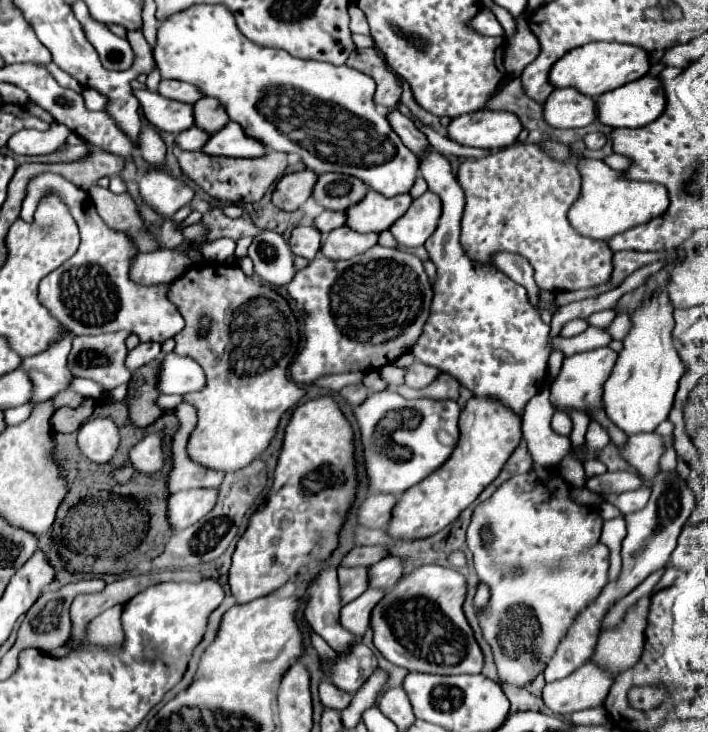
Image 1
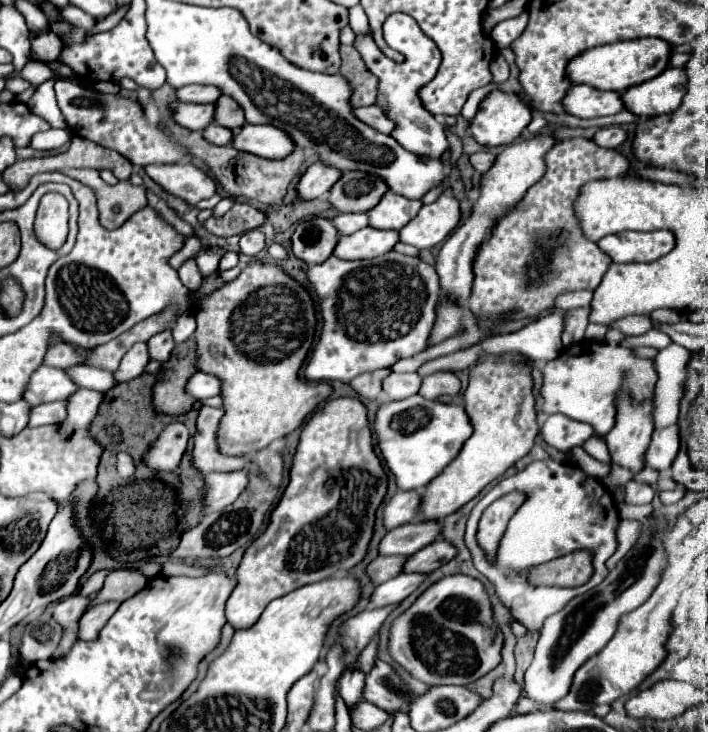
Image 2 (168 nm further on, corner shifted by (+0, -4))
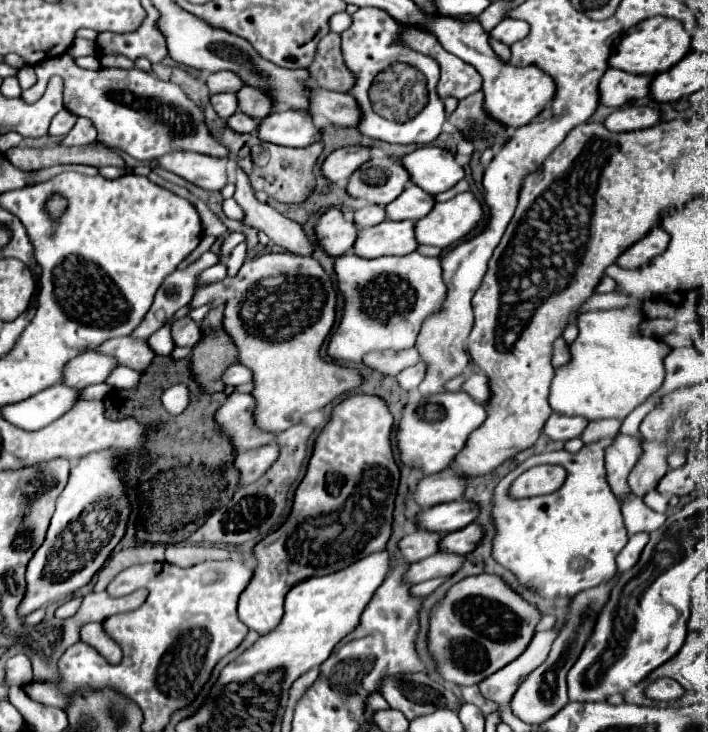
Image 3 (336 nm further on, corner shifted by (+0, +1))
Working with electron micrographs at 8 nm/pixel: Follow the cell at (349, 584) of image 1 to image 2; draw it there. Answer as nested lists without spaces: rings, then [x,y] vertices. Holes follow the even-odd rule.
[[[388,555],[388,557],[378,557],[368,565],[368,575],[374,585],[384,583],[386,579],[392,579],[402,573],[404,563],[408,561],[408,555]]]

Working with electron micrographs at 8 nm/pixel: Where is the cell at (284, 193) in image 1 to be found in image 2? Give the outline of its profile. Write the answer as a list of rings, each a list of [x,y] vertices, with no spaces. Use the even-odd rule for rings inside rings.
[[[322,161],[308,167],[308,171],[302,175],[298,183],[298,195],[302,199],[320,199],[326,197],[332,189],[332,185],[340,179],[342,171],[336,167],[330,167]]]

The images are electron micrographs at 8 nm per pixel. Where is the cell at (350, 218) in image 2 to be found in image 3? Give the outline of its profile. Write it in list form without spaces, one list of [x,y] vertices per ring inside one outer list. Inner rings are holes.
[[[368,204],[362,210],[354,212],[354,222],[358,228],[368,228],[368,226],[376,226],[386,218],[384,214],[384,206],[376,206],[376,204]]]

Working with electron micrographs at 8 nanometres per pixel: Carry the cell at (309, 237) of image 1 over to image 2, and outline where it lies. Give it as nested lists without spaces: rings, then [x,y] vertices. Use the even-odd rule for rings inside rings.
[[[314,217],[302,221],[292,235],[292,251],[298,259],[316,265],[324,263],[338,245],[338,231],[330,219]]]

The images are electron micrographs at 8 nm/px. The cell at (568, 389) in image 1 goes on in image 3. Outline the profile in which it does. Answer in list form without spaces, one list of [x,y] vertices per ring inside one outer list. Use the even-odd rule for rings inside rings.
[[[638,306],[598,310],[578,316],[580,332],[570,344],[570,360],[568,364],[554,368],[548,402],[556,414],[582,416],[586,420],[624,420],[662,386],[662,360],[670,348],[656,338],[646,338],[636,332],[642,318],[644,314]]]

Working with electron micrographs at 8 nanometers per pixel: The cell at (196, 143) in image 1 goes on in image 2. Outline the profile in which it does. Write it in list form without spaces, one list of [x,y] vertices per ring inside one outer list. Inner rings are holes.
[[[212,125],[212,127],[204,129],[204,137],[216,145],[228,145],[234,137],[234,131],[228,127],[222,127],[222,125]]]

